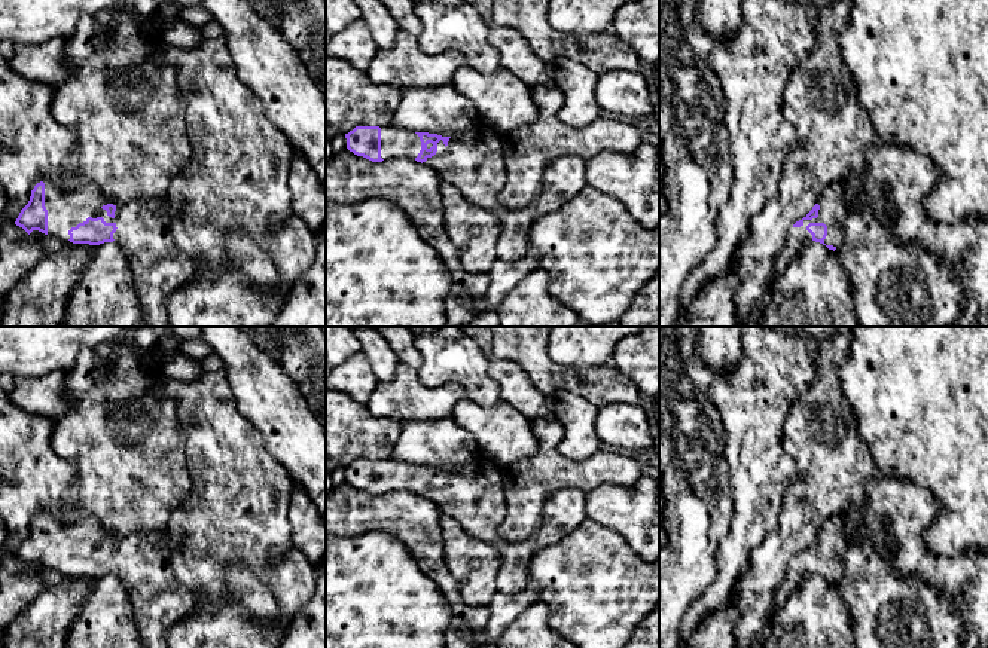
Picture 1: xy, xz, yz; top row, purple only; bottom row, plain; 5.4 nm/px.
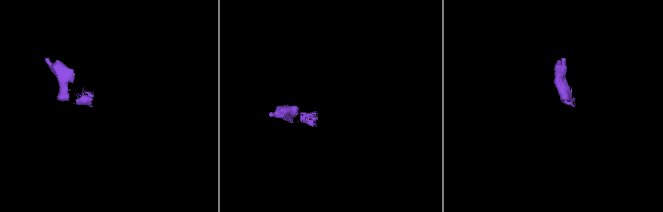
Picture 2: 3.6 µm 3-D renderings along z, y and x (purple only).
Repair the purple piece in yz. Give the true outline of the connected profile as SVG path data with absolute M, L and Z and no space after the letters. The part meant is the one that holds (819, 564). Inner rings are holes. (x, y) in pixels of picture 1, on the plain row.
M833 516L823 522L817 537L799 554L793 557L784 584L778 589L771 617L754 641L754 648L763 648L769 638L777 609L798 590L801 581L815 574L826 578L829 583L836 583L842 577L844 557L850 548L854 523L844 516Z

